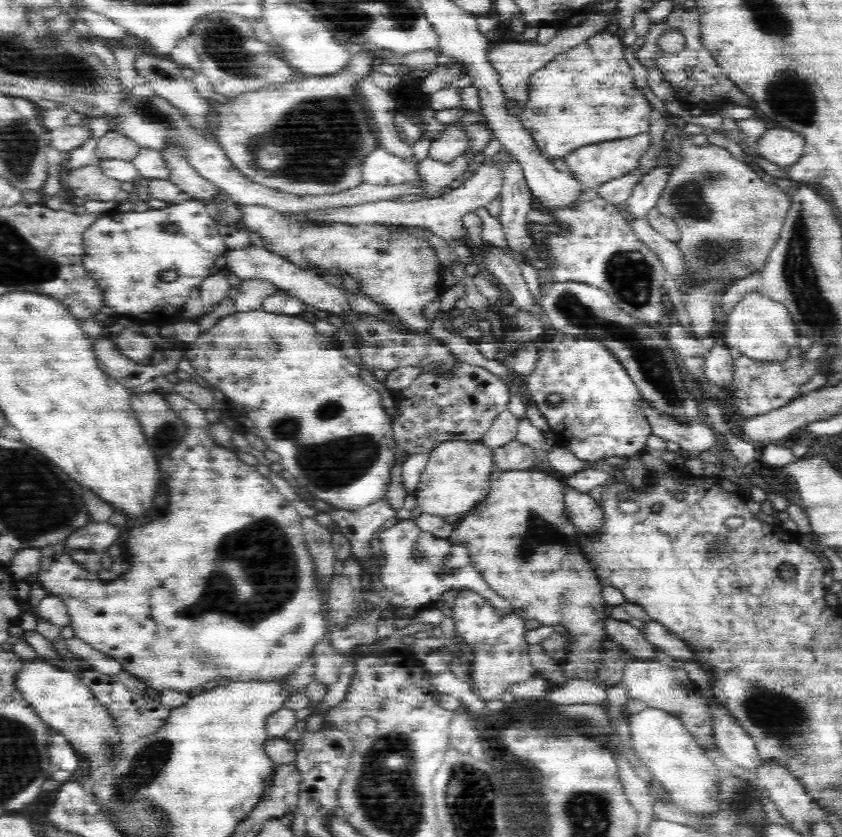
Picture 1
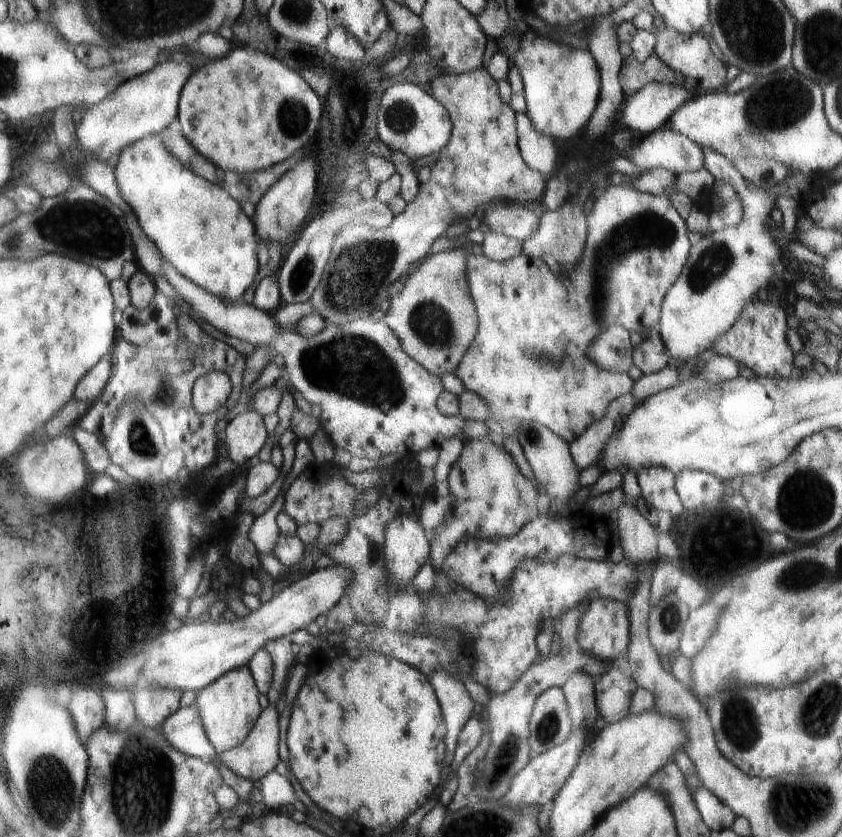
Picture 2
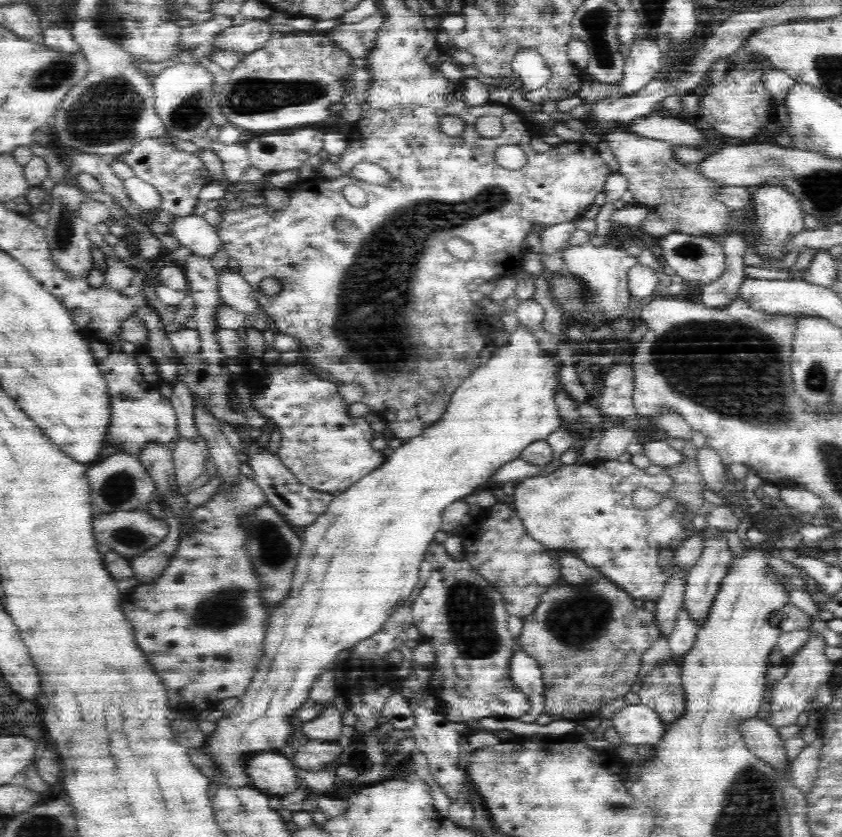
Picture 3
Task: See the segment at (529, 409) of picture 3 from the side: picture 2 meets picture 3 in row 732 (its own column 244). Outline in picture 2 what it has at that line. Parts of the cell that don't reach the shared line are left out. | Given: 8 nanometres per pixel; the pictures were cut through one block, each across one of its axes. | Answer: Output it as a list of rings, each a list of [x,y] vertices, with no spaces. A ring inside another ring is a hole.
[[[162,135],[142,139],[126,148],[114,162],[123,199],[132,207],[148,236],[159,246],[164,258],[170,261],[180,274],[193,280],[208,292],[226,301],[238,302],[246,288],[254,282],[258,272],[256,260],[256,234],[250,218],[240,208],[234,196],[222,186],[198,176],[185,162],[174,154]]]

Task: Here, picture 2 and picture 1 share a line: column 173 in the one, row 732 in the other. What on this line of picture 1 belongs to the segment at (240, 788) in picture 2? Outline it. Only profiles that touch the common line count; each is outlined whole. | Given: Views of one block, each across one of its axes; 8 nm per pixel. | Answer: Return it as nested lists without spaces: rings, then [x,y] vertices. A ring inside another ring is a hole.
[[[710,701],[710,705],[716,709],[716,722],[714,722],[714,734],[719,751],[724,758],[733,763],[734,767],[740,767],[752,772],[763,766],[752,739],[731,719],[731,716],[719,706]]]

